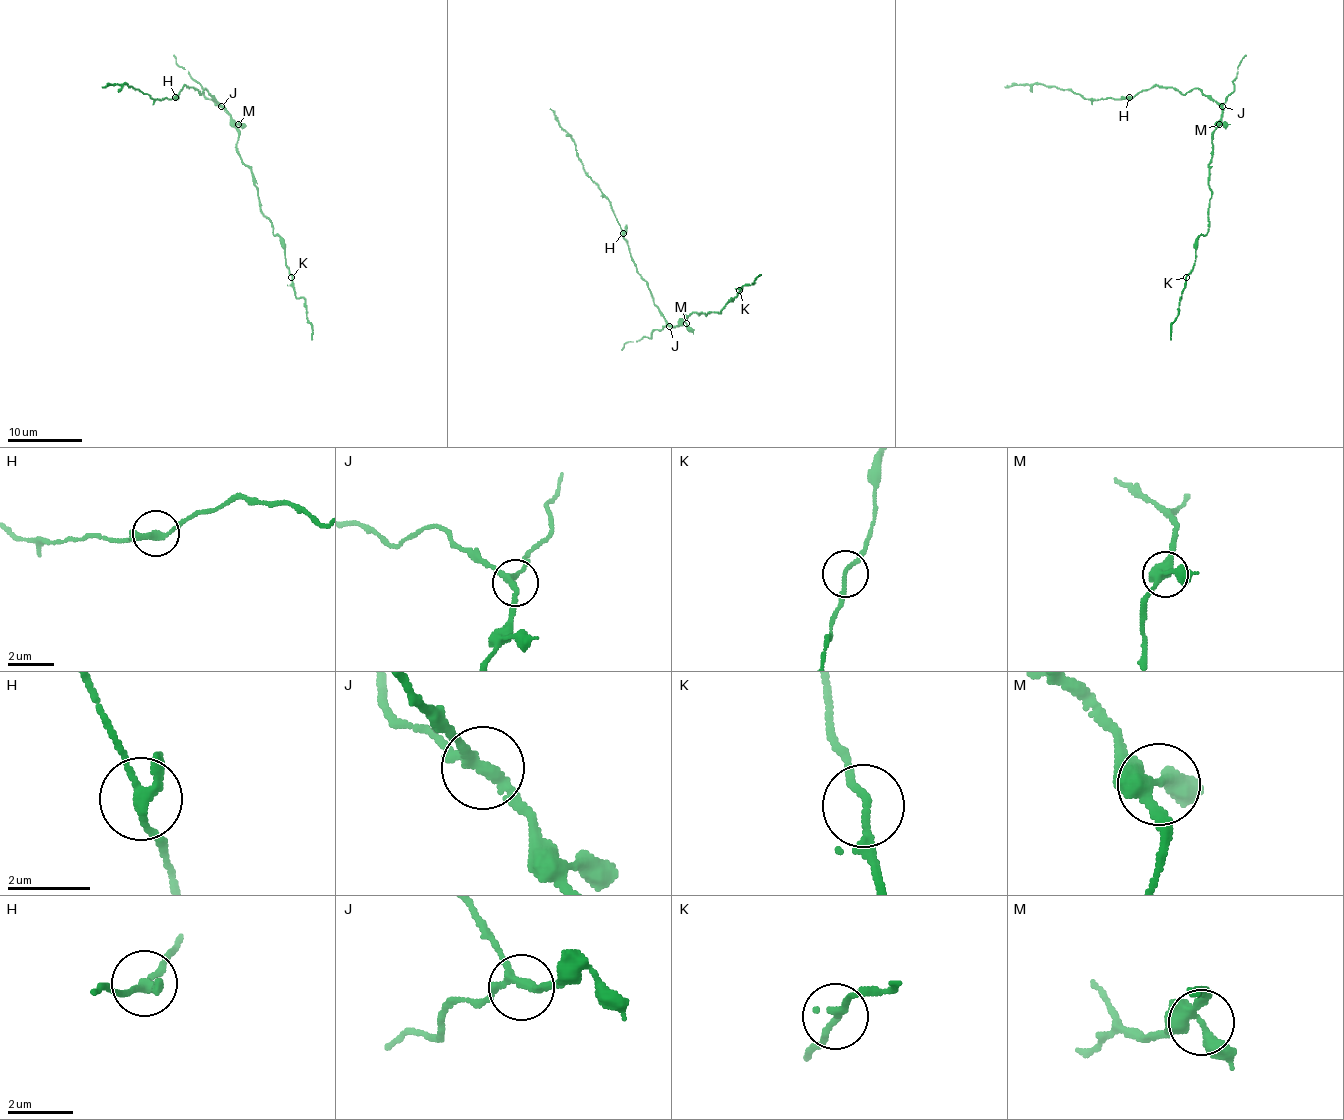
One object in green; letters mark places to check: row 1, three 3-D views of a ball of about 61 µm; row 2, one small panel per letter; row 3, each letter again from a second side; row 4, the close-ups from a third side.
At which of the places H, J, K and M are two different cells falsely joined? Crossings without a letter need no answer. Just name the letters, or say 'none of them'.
none of them

